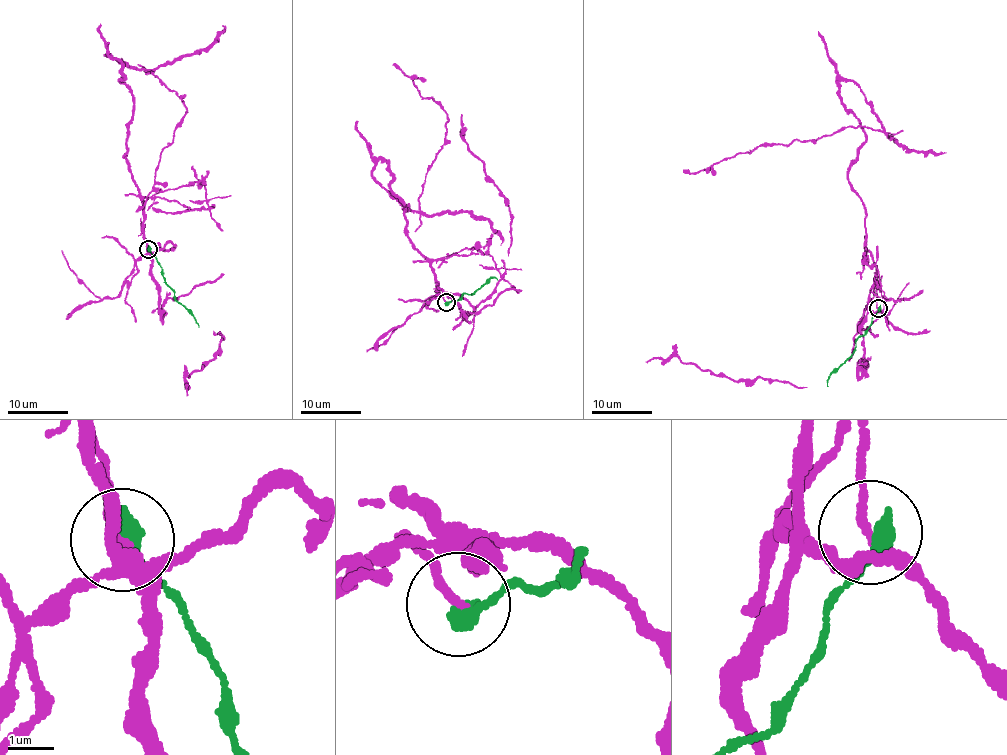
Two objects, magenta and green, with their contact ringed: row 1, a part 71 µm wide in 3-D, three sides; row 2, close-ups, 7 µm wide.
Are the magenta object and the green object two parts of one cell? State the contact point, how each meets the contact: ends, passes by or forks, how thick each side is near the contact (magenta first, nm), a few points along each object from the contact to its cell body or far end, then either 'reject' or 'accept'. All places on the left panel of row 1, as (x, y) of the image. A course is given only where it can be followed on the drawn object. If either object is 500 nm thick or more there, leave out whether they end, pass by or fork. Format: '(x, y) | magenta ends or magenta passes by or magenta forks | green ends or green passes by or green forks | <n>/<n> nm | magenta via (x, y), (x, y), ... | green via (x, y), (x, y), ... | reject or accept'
(148, 249) | magenta ends | green ends | 190/480 nm | magenta via (148, 250), (125, 157), (132, 94), (105, 54), (153, 73), (186, 107), (136, 212) | green via (148, 249), (161, 268), (164, 281), (174, 298), (195, 318), (198, 327) | reject

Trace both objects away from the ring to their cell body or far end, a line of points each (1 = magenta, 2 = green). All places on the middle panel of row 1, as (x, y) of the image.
1: (445, 302), (407, 235), (387, 162), (372, 176), (420, 210), (444, 143), (446, 112), (393, 65)
2: (445, 303), (459, 299), (462, 294), (472, 293), (492, 277), (496, 280)

